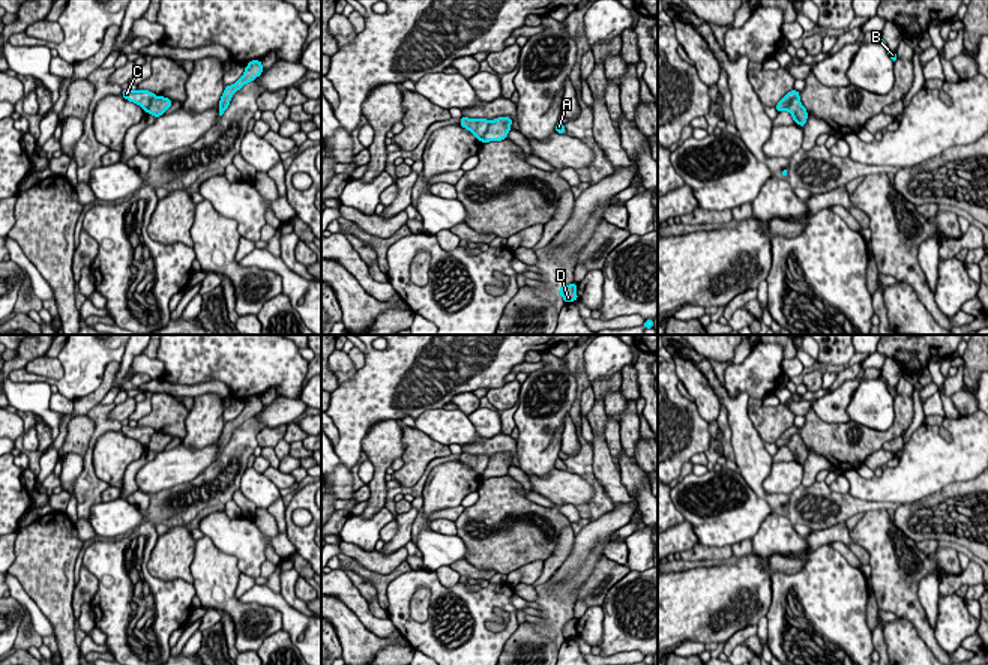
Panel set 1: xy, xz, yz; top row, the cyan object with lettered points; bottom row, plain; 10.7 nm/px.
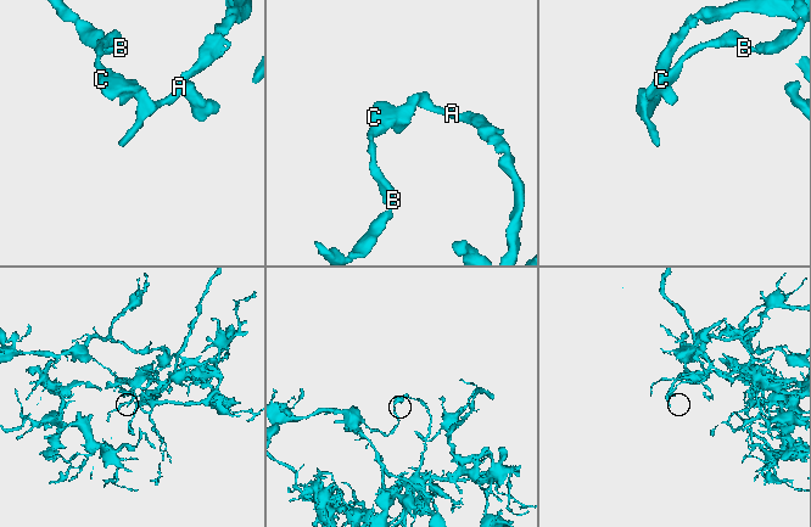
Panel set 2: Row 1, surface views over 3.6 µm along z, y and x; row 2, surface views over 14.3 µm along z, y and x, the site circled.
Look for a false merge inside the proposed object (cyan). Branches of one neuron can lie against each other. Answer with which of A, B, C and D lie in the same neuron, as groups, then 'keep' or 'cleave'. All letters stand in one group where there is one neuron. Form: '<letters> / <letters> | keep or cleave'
A D / B C | cleave

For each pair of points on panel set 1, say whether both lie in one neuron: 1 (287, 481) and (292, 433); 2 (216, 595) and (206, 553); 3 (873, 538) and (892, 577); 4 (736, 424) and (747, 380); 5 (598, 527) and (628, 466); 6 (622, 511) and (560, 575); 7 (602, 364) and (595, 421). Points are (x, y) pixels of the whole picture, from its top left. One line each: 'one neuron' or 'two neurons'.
1: one neuron
2: one neuron
3: one neuron
4: two neurons
5: two neurons
6: one neuron
7: two neurons

